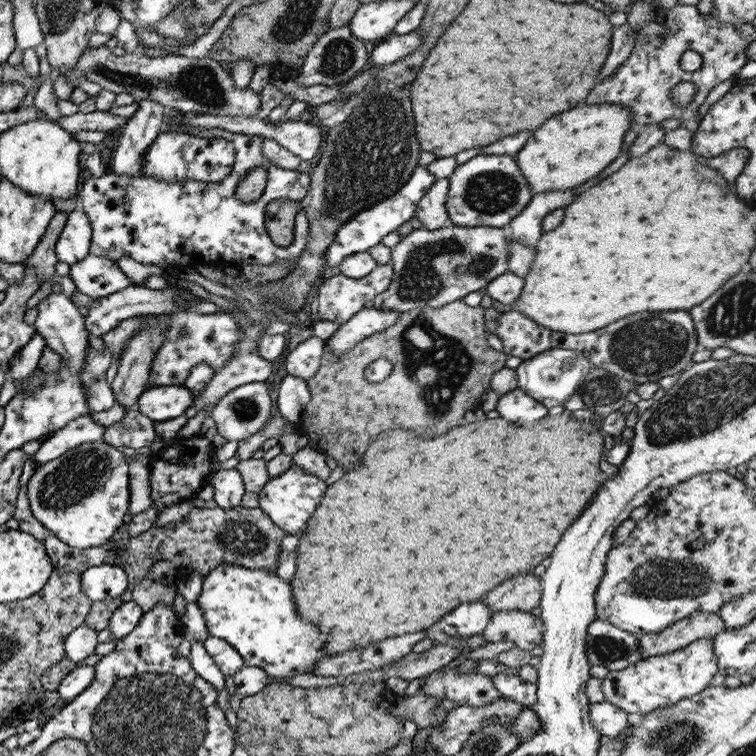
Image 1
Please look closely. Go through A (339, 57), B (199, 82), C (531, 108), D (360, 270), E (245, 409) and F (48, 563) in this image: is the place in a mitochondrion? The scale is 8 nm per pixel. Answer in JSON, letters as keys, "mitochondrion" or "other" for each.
{"A":"mitochondrion","B":"mitochondrion","C":"other","D":"other","E":"mitochondrion","F":"other"}

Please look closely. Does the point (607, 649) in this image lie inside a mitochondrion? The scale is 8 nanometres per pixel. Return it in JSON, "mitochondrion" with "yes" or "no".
{"mitochondrion":"yes"}

